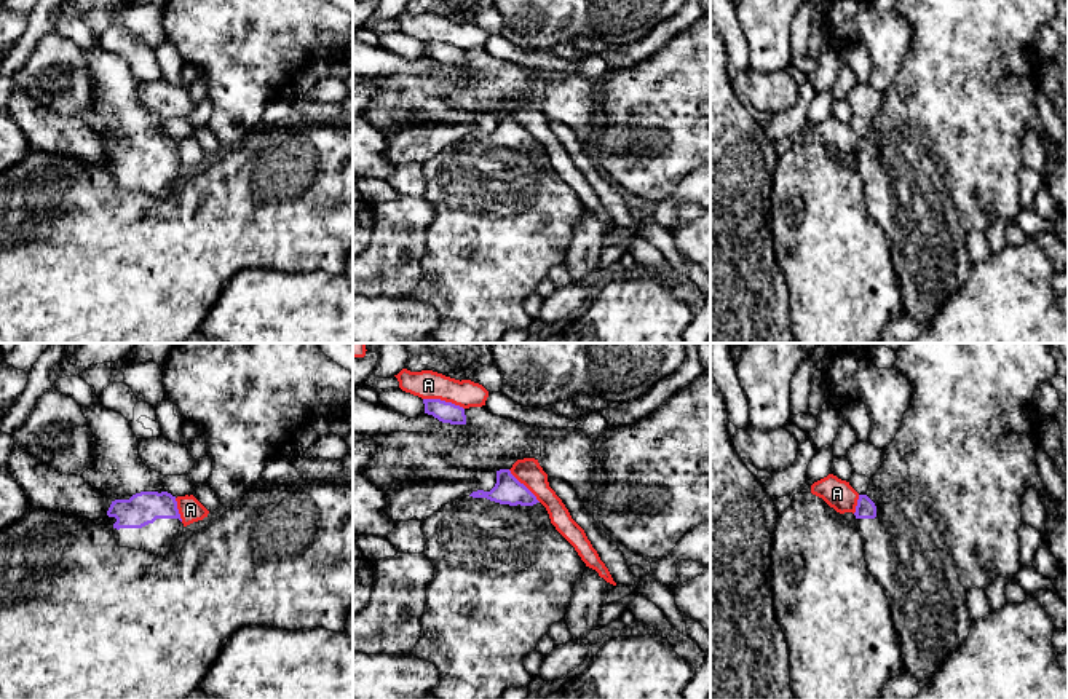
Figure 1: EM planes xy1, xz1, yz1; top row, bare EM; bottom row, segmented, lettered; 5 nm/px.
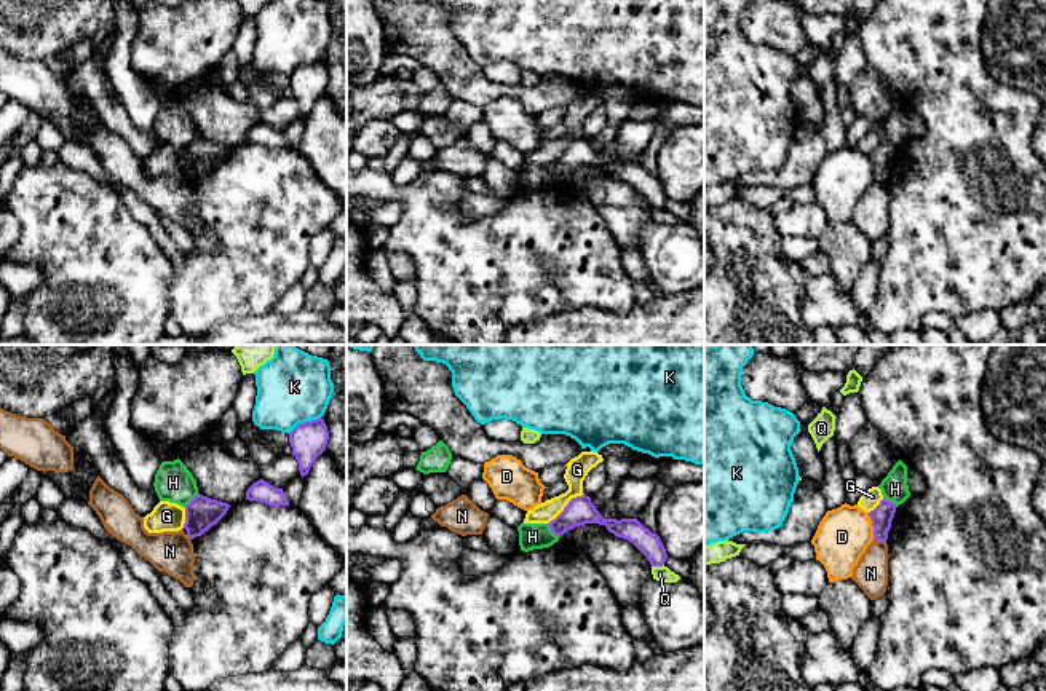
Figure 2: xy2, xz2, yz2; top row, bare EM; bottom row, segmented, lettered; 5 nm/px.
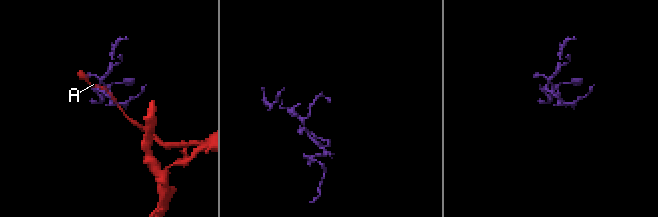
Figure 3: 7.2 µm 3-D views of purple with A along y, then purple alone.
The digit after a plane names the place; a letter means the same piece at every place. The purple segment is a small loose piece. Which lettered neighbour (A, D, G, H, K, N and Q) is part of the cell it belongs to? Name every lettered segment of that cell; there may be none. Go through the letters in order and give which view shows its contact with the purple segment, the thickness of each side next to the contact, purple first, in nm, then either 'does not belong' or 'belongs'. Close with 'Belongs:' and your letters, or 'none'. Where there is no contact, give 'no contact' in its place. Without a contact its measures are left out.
A: xz1 | 110/140 nm | does not belong
D: yz2 | 110/260 nm | does not belong
G: xz2 | 140/110 nm | does not belong
H: xz2 | 140/130 nm | does not belong
K: xy2 | 180/360 nm | does not belong
N: yz2 | 110/170 nm | does not belong
Q: xz2 | 120/80 nm | does not belong
Belongs: none

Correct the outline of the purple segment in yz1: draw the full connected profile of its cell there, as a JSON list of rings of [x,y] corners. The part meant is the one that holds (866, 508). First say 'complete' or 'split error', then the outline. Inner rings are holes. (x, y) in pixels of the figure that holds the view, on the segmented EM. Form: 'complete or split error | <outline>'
split error | [[[904,343],[896,354],[892,369],[912,383],[913,399],[867,493],[859,495],[854,523],[868,571],[889,600],[904,667],[924,688],[971,632],[967,592],[1019,573],[1023,490],[1033,487],[1047,515],[1058,515],[1038,472],[1033,409],[1034,389],[1057,377],[1057,362],[1049,343]]]

